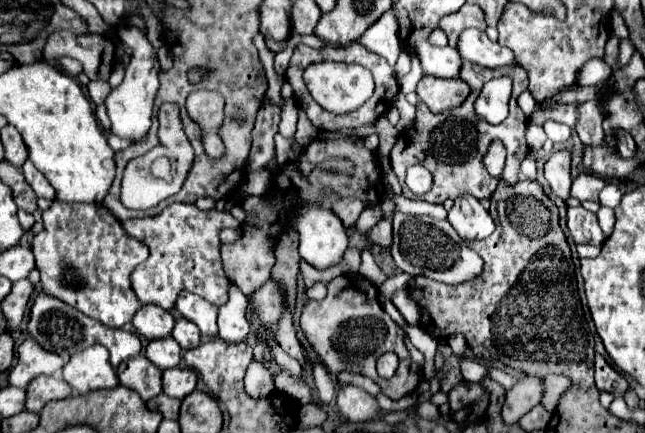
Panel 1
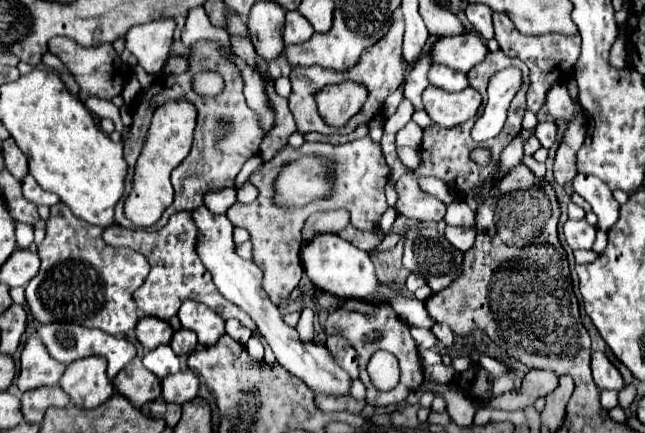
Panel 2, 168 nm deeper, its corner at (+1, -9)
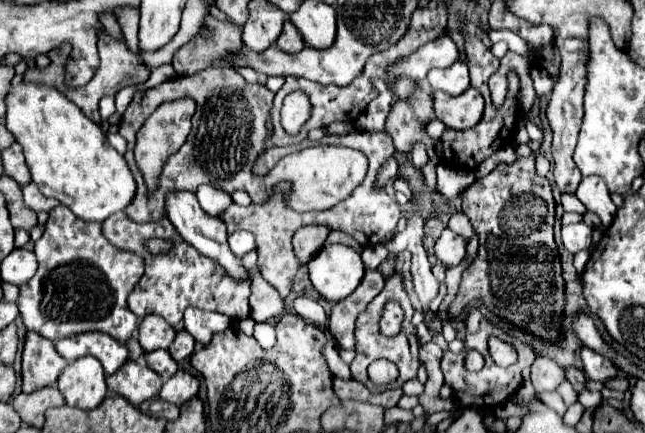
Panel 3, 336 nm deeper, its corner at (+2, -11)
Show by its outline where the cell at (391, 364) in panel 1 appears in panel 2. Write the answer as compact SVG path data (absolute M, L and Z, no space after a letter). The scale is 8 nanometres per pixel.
M378 351L372 355L372 359L368 363L368 373L370 373L372 383L380 391L394 389L398 385L398 379L400 379L398 359L386 351Z

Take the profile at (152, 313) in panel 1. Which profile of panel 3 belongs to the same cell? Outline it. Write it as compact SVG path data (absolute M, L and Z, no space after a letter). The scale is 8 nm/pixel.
M147 315L143 317L139 325L139 343L143 351L155 351L155 349L167 349L175 339L173 327L161 319L159 315Z

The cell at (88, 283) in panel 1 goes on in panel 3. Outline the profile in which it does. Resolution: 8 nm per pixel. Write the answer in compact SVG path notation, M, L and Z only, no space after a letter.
M57 205L53 211L49 211L49 219L45 225L43 237L35 243L35 255L39 261L39 269L35 277L31 277L27 283L23 283L19 289L19 315L23 319L23 325L29 331L37 331L39 335L57 341L63 337L87 333L87 331L101 331L111 335L113 339L127 343L131 335L135 333L139 325L139 317L133 315L127 307L127 297L133 291L135 283L143 275L143 261L137 259L137 255L129 251L121 251L113 247L103 231L101 223L89 223L83 219L77 219L73 211L65 205Z

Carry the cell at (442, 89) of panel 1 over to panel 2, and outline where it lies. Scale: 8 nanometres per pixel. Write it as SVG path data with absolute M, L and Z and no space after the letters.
M426 87L422 93L422 103L430 119L442 127L456 127L476 115L480 107L480 93L466 87L458 93L448 93L438 87Z

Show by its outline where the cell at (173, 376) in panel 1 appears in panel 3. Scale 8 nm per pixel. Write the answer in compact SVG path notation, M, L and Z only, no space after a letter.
M177 371L163 383L159 397L173 405L183 405L191 397L195 397L197 391L199 391L199 381L187 371Z

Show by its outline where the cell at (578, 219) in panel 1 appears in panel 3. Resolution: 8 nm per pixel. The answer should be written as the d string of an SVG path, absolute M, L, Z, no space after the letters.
M583 221L575 223L575 225L567 225L567 227L561 229L563 245L569 253L589 249L591 247L591 235L593 235L593 229L589 225L585 225Z

